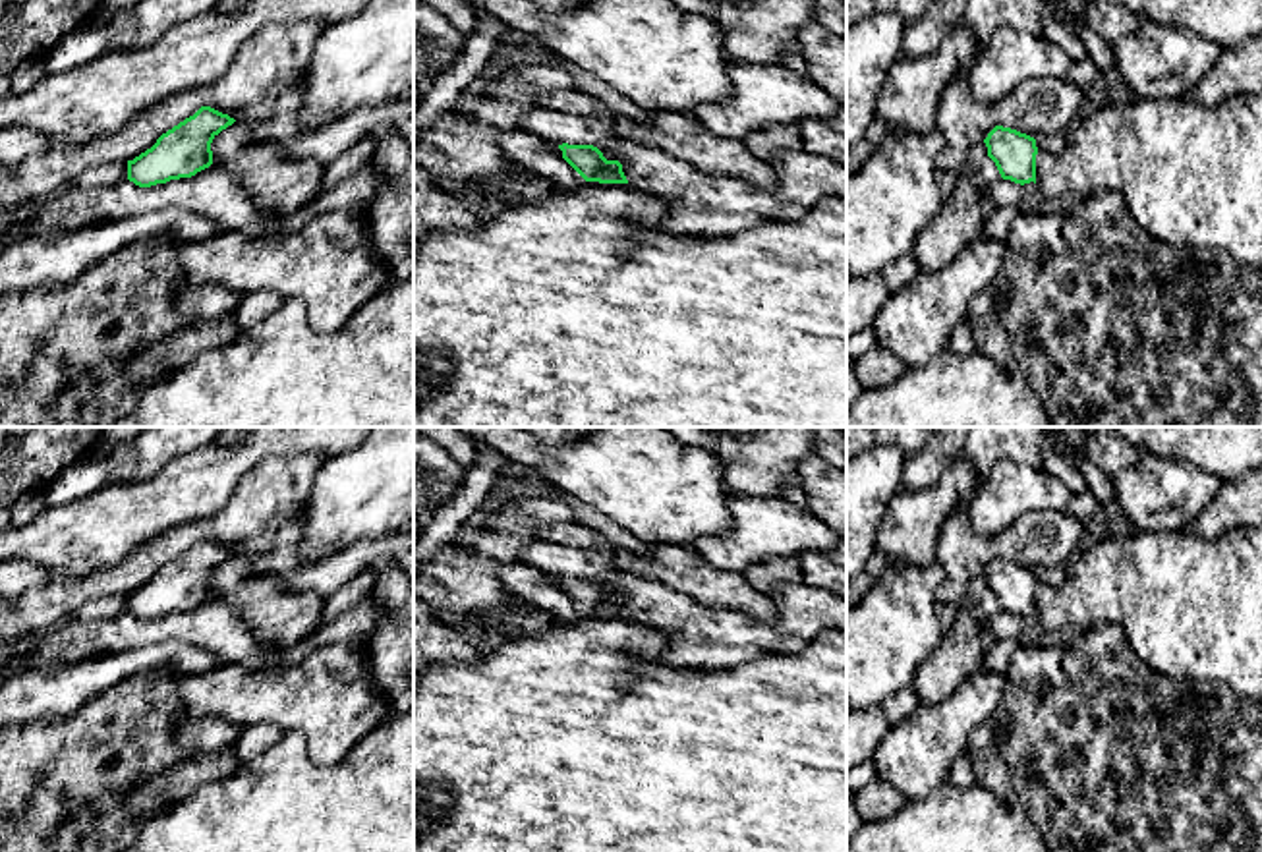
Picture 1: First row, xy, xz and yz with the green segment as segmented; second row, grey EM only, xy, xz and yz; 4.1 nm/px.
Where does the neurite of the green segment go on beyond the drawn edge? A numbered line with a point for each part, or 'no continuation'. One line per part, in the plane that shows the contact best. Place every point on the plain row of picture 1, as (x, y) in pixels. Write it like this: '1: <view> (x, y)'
1: xz (553, 559)

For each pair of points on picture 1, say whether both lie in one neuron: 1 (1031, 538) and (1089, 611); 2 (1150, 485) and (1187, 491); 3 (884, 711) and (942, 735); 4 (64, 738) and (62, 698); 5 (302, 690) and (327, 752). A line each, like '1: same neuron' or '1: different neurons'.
1: different neurons
2: same neuron
3: different neurons
4: different neurons
5: same neuron

